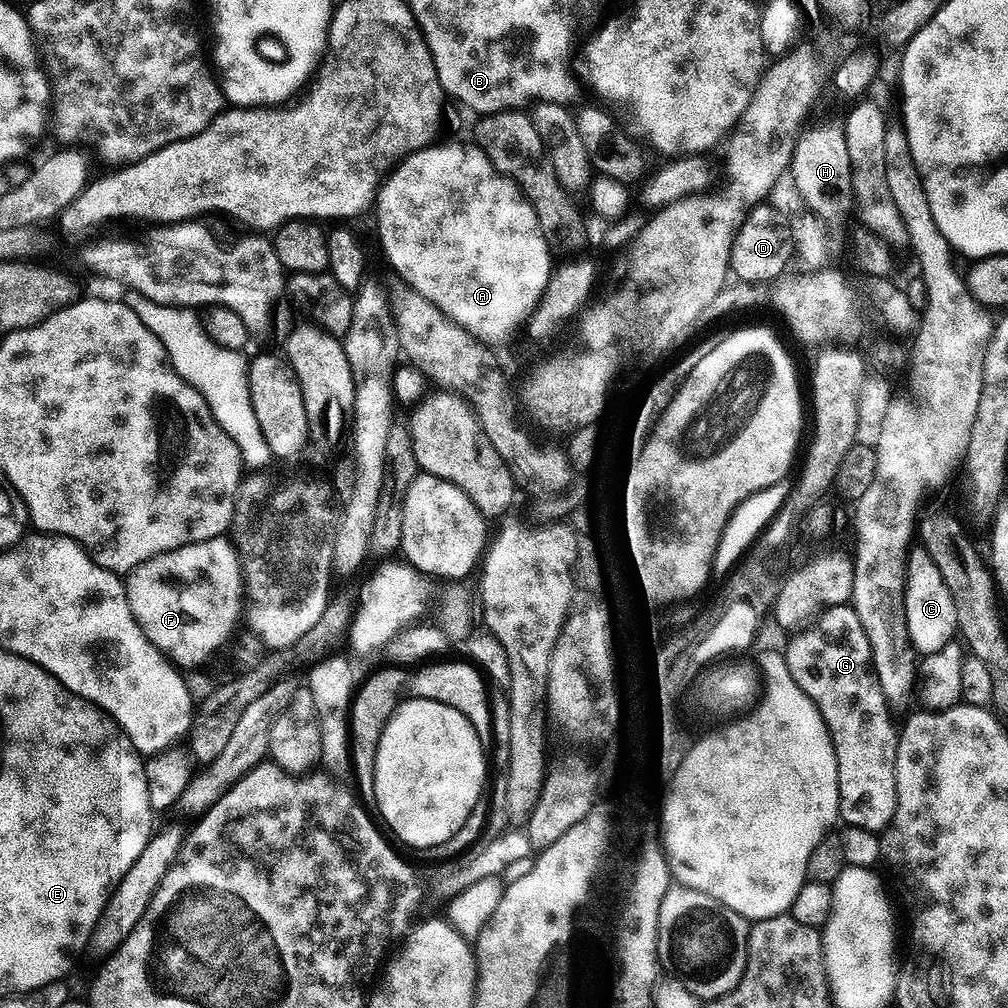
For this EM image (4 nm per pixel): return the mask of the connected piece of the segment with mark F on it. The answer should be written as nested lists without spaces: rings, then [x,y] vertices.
[[[215,536],[206,542],[187,544],[158,554],[127,573],[124,580],[130,610],[146,638],[159,652],[163,652],[177,668],[187,670],[204,664],[224,643],[233,639],[236,623],[242,620],[242,589],[245,578],[240,555],[231,539]]]

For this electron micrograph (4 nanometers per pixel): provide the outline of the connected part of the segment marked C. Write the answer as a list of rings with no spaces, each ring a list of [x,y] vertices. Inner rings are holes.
[[[923,546],[908,550],[908,573],[904,575],[904,623],[912,648],[920,654],[942,650],[942,646],[953,643],[958,636],[956,595],[950,586],[946,586],[942,570],[938,570],[934,558],[930,558]]]

